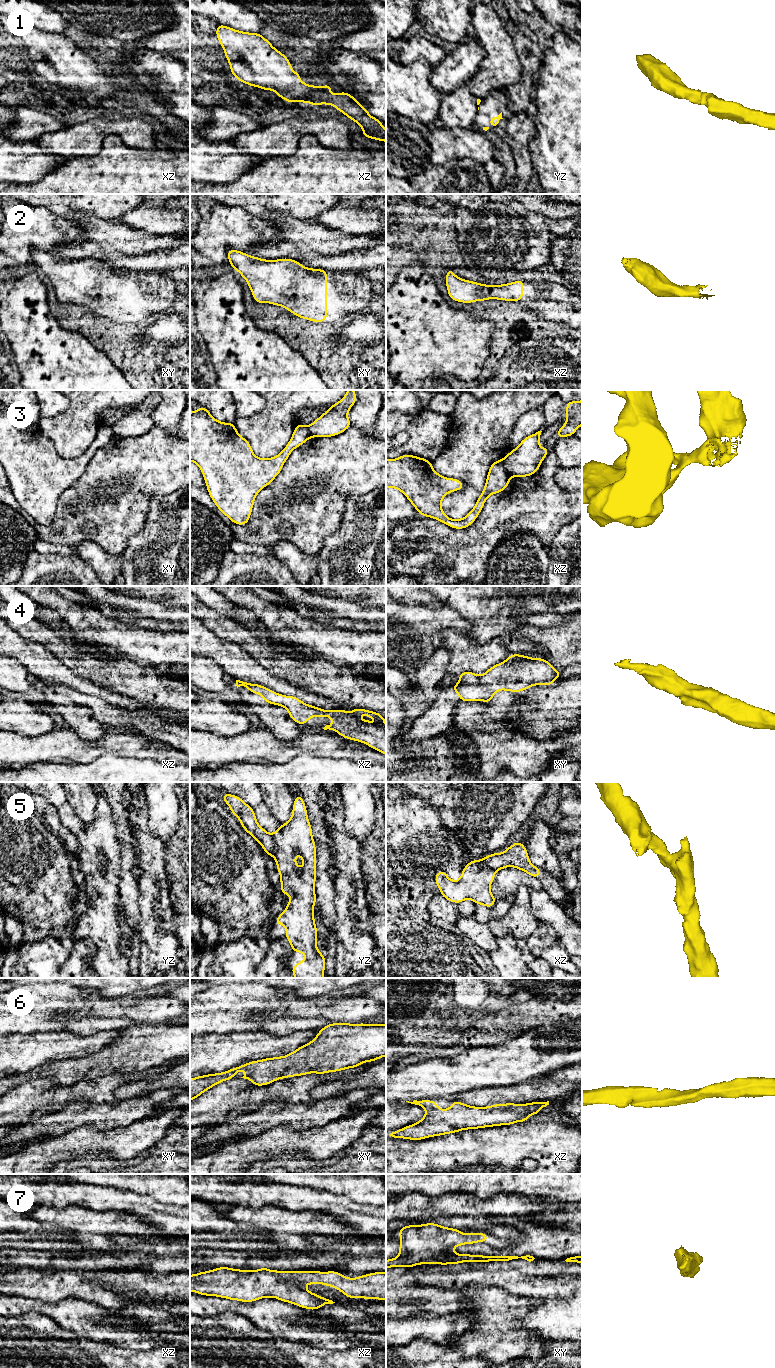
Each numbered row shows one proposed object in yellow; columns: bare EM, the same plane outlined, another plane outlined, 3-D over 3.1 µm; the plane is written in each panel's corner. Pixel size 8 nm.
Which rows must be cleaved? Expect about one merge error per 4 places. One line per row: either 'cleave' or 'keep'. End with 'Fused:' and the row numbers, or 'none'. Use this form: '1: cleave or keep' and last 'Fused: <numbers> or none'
1: keep
2: keep
3: cleave
4: keep
5: cleave
6: keep
7: keep
Fused: 3, 5

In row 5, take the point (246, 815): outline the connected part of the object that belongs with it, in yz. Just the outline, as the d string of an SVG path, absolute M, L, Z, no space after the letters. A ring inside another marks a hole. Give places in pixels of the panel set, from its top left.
M223 793L222 798L230 807L231 813L239 819L243 829L263 847L266 855L273 856L275 842L271 834L258 824L252 807L236 795Z

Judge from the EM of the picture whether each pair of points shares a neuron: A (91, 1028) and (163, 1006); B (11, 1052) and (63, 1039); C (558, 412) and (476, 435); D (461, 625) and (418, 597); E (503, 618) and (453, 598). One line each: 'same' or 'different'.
A: different
B: same
C: different
D: different
E: same

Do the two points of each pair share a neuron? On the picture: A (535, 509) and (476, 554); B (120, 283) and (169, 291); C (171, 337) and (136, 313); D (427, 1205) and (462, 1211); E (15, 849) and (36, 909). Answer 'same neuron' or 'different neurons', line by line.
A: same neuron
B: same neuron
C: different neurons
D: same neuron
E: same neuron

